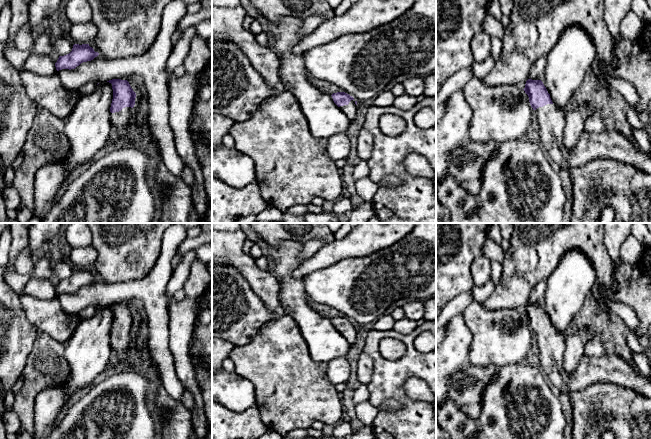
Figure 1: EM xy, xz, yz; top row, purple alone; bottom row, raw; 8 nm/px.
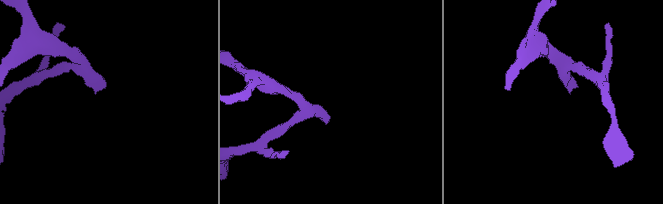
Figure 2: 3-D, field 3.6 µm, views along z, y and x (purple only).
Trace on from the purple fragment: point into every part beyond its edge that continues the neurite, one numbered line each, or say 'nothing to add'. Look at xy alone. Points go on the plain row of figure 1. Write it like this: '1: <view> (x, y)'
1: xy (122, 343)

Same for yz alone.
1: yz (614, 369)

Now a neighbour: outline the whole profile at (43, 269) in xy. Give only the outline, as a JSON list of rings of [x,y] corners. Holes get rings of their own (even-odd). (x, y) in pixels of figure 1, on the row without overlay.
[[[42,258],[35,265],[31,275],[23,275],[4,269],[3,276],[7,284],[21,296],[27,293],[27,288],[31,281],[36,279],[50,280],[50,277],[53,275],[52,267],[53,260],[50,261],[47,258]]]

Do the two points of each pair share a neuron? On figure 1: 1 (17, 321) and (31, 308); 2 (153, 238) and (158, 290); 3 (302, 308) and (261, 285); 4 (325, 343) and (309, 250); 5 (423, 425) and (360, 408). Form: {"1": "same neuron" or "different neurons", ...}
{"1": "different neurons", "2": "different neurons", "3": "different neurons", "4": "different neurons", "5": "different neurons"}

